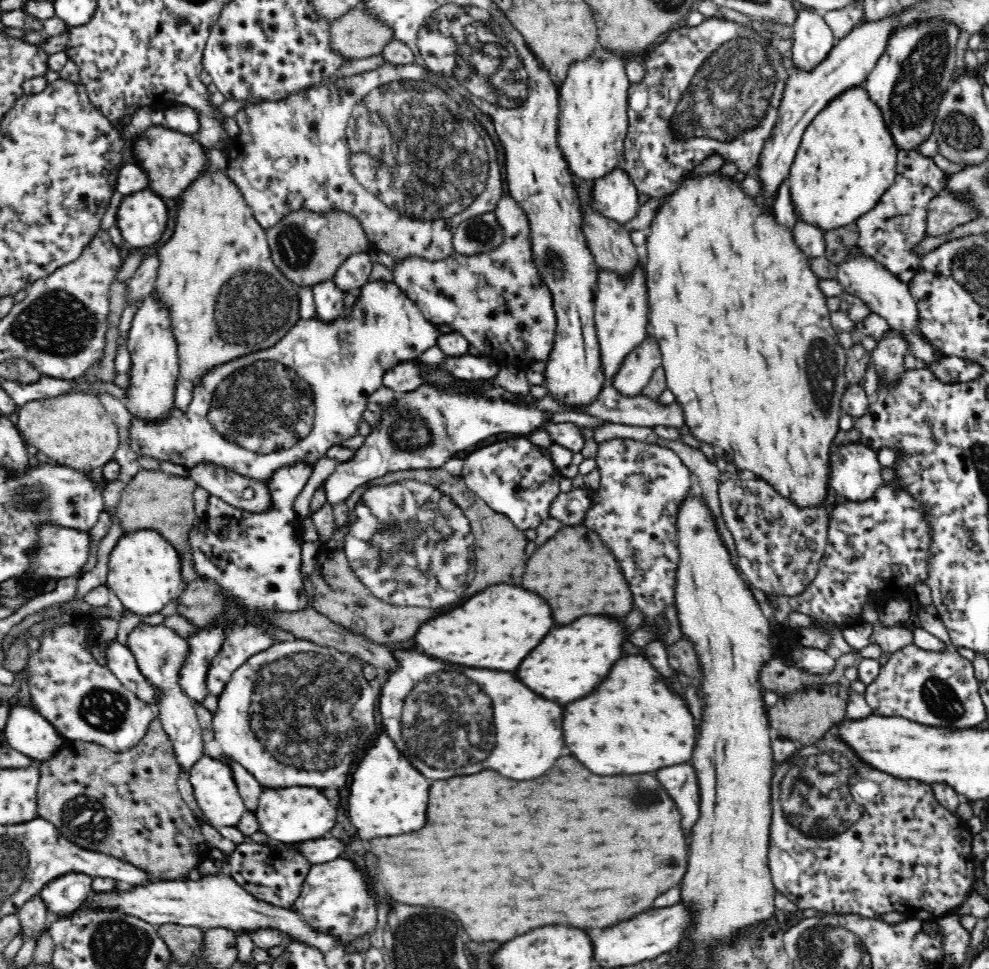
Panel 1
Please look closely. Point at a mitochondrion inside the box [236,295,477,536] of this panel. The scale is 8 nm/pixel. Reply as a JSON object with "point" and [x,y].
{"point":[409,432]}

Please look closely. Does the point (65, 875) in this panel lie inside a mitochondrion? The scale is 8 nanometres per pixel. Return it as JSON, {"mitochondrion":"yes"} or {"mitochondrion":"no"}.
{"mitochondrion":"no"}

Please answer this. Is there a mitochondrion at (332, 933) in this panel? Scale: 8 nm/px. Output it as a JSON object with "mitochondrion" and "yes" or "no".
{"mitochondrion":"no"}

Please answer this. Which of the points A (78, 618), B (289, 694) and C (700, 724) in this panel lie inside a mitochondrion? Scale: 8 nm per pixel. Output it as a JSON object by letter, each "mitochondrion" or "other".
{"A":"other","B":"mitochondrion","C":"other"}

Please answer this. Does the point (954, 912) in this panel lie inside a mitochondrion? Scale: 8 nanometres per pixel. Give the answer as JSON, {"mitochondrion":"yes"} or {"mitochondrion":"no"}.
{"mitochondrion":"no"}

